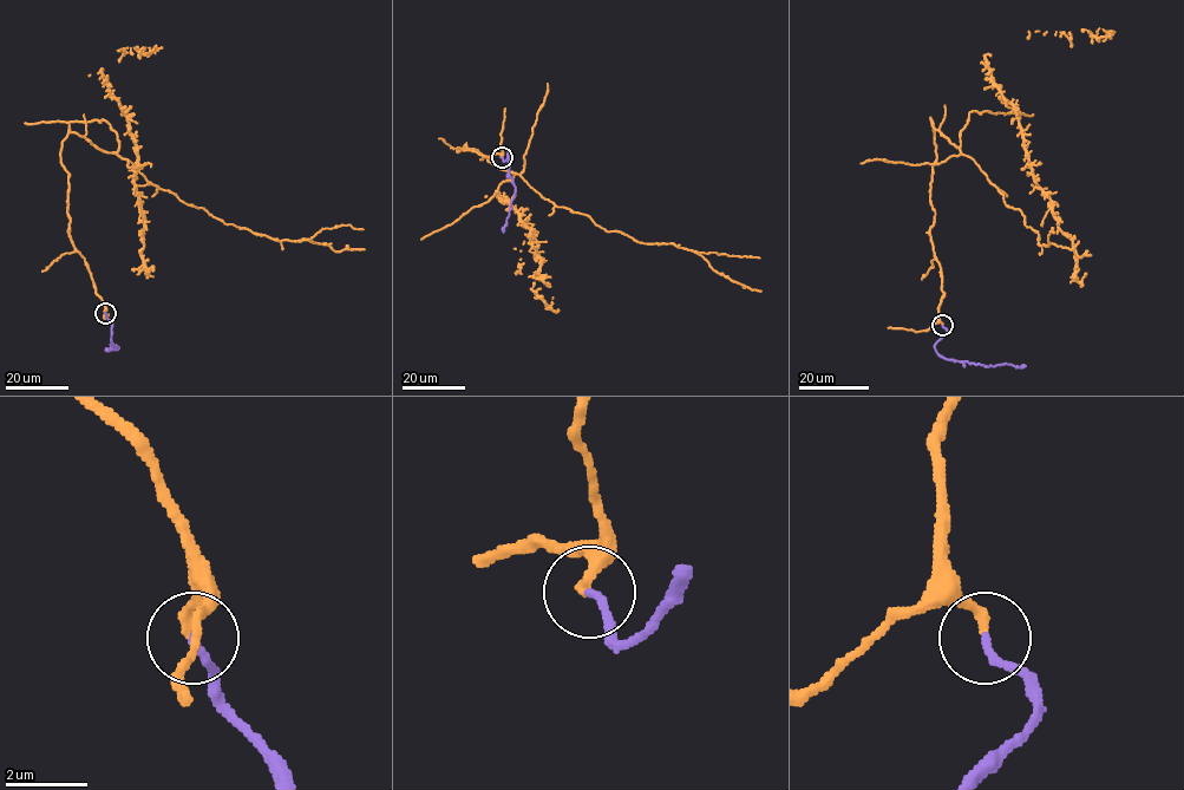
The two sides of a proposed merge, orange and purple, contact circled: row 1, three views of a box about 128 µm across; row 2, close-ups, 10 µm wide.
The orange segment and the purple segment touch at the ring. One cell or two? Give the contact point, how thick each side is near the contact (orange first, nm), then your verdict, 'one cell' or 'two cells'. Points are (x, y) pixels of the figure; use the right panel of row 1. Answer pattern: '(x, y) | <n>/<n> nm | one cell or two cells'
(942, 325) | 240/200 nm | one cell

